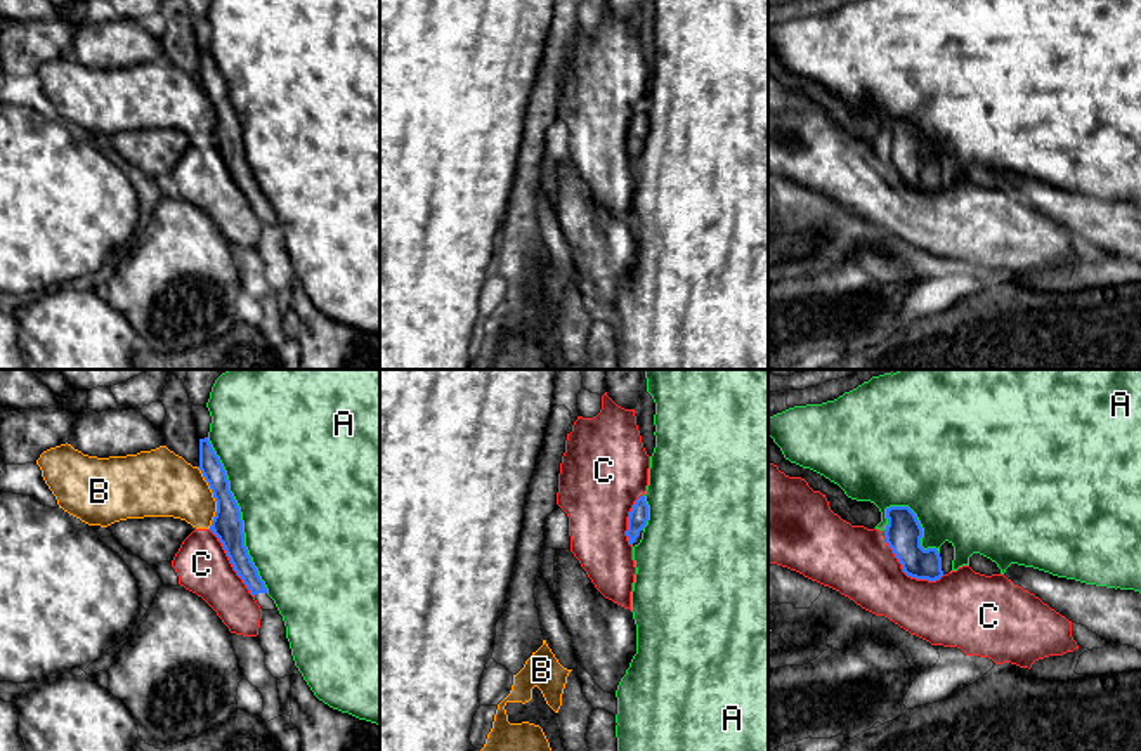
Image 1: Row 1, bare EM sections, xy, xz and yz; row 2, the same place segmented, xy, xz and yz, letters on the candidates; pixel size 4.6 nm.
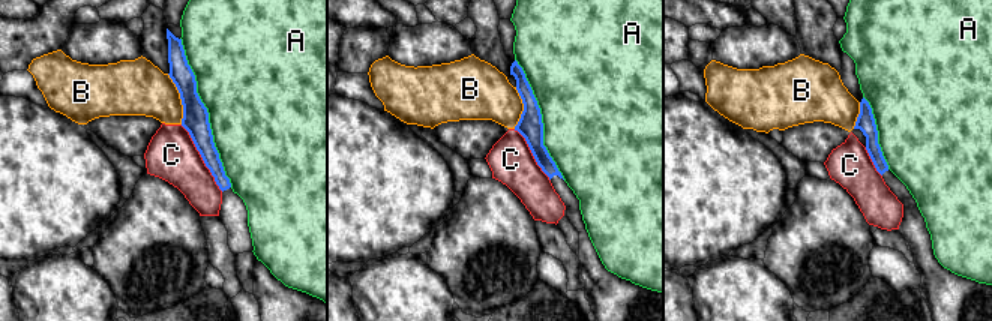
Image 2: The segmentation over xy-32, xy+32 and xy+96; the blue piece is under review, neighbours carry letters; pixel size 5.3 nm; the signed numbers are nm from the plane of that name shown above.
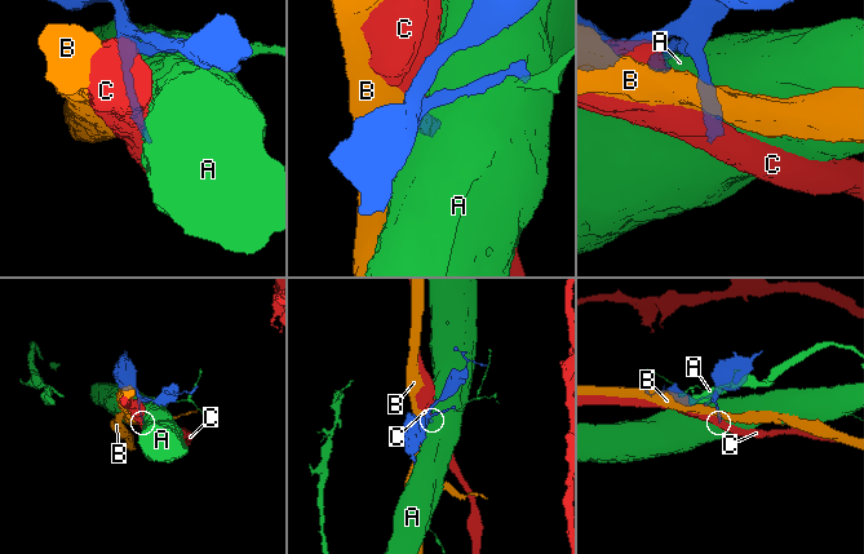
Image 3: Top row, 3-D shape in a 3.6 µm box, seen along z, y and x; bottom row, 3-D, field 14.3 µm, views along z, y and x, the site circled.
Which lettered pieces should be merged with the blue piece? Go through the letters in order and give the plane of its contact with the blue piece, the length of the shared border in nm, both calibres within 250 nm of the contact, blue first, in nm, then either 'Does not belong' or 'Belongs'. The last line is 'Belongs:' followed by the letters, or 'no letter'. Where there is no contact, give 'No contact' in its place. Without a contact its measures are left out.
A: Touches blue in xy. Shared border 750 nm. Thickness 140 nm (blue) against 480 nm. Does not belong
B: Touches blue in xy. Shared border 300 nm. Thickness 140 nm (blue) against 300 nm. Does not belong
C: Touches blue in yz. Shared border 340 nm. Thickness 170 nm (blue) against 320 nm. Does not belong
Belongs: no letter

